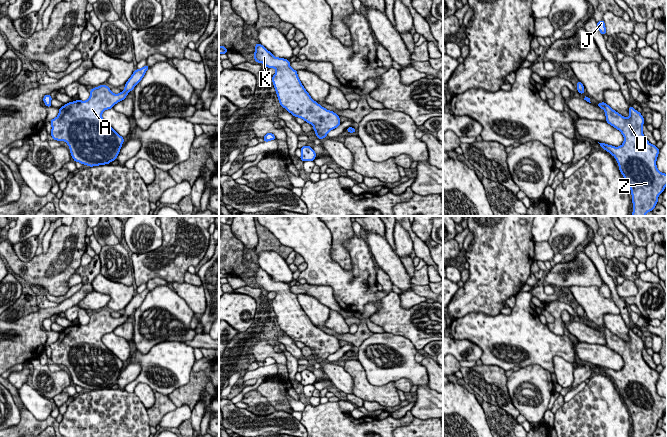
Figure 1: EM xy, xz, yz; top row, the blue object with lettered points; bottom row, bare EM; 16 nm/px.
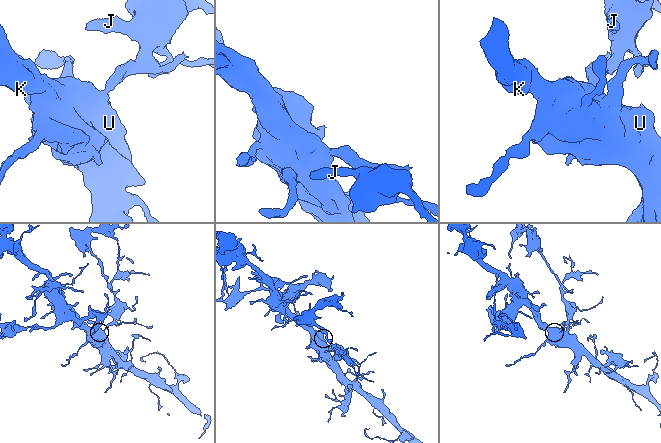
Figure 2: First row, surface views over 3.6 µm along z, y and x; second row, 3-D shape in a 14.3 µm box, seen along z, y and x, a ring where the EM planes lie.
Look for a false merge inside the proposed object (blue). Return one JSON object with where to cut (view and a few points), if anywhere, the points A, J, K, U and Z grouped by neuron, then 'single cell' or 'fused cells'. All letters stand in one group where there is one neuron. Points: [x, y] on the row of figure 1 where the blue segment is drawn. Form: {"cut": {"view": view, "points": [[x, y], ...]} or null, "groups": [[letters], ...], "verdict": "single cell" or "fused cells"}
{"cut": null, "groups": [["A", "J", "K", "U", "Z"]], "verdict": "single cell"}

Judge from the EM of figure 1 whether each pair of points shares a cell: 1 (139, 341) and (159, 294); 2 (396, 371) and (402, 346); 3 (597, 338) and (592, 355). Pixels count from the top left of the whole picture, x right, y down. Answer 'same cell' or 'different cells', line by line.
1: same cell
2: same cell
3: different cells

